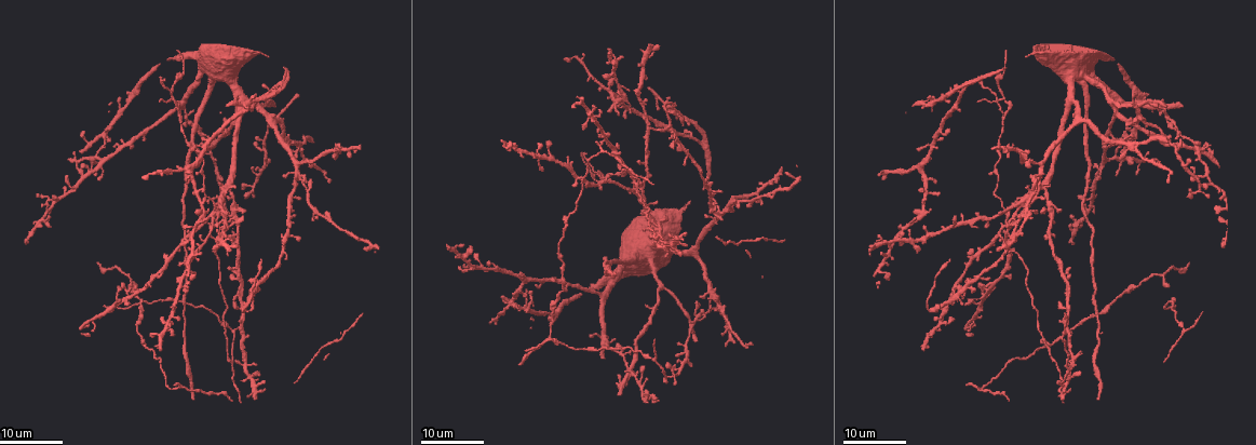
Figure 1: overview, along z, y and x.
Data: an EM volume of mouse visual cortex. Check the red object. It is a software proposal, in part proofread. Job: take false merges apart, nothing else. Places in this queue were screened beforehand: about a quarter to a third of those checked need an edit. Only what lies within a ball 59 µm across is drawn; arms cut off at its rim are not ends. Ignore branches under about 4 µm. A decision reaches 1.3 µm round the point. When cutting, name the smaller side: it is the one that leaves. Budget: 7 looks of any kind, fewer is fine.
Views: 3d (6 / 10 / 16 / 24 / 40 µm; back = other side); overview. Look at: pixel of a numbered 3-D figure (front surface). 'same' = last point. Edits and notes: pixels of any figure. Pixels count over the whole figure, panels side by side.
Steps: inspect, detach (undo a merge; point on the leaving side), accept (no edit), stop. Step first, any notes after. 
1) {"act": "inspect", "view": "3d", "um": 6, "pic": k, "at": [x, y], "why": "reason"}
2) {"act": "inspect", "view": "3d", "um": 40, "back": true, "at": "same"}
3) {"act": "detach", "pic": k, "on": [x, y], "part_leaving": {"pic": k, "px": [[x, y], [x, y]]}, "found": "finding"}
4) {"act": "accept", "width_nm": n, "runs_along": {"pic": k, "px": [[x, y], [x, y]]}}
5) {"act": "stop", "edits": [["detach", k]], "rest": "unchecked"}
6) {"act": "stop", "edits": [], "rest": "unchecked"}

{"act": "inspect", "view": "3d", "um": 24, "pic": 1, "at": [1164, 273], "why": "arms part here"}

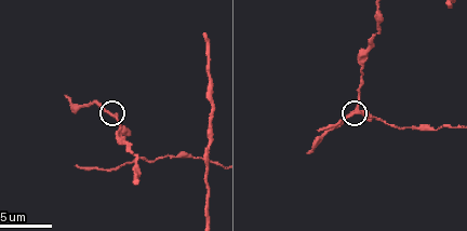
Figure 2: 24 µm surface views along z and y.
{"act": "inspect", "view": "3d", "um": 6, "at": "same", "why": "zoom in"}

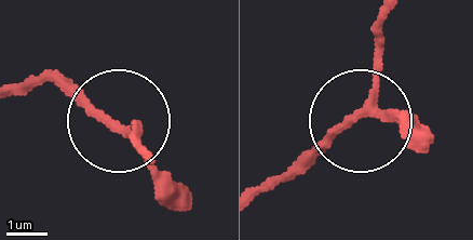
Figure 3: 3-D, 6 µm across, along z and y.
{"act": "inspect", "view": "3d", "um": 6, "back": true, "pic": 3, "at": [366, 113]}

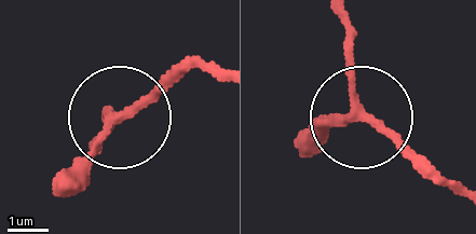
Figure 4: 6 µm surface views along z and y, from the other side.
{"act": "accept", "side_arm_um": 7, "found": "all the same neuron"}

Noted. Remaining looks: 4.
{"act": "inspect", "view": "3d", "um": 24, "pic": 1, "at": [1135, 148], "why": "thin arm on a thick one"}

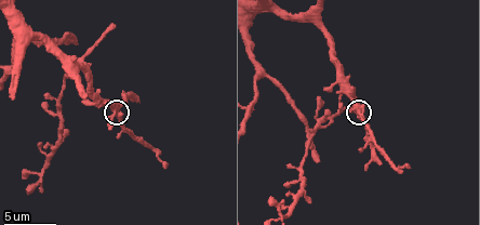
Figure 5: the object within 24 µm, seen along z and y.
{"act": "inspect", "view": "3d", "um": 10, "pic": 5, "at": [118, 112]}

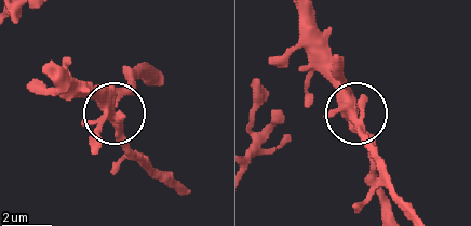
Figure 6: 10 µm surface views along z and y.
{"act": "accept", "width_nm": 450, "runs_along": {"pic": 6, "px": [[63, 69], [112, 110], [131, 85]]}, "found": "one neuron here"}

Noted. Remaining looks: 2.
{"act": "inspect", "view": "3d", "um": 24, "pic": 1, "at": [105, 136], "why": "four-way junction"}

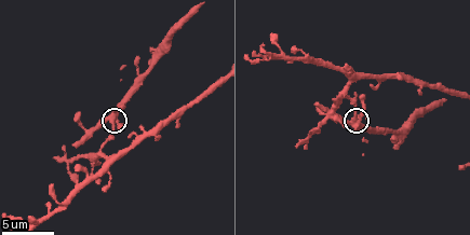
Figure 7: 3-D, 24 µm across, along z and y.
{"act": "inspect", "view": "3d", "um": 6, "pic": 7, "at": [353, 117], "why": "closer look"}

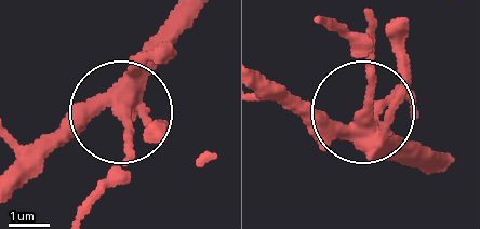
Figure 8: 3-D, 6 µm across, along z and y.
{"act": "accept", "found": "continuous, no second neuron"}

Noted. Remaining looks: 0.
{"act": "stop", "edits": [], "rest": "unchecked"}

